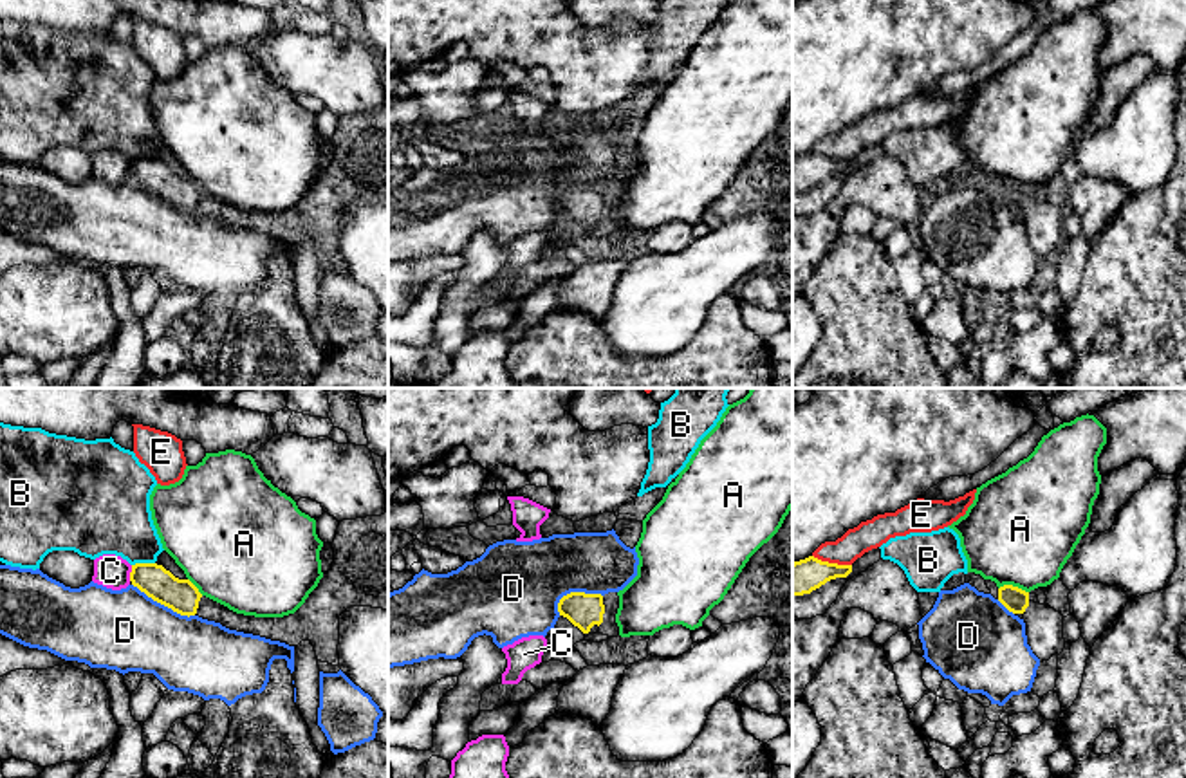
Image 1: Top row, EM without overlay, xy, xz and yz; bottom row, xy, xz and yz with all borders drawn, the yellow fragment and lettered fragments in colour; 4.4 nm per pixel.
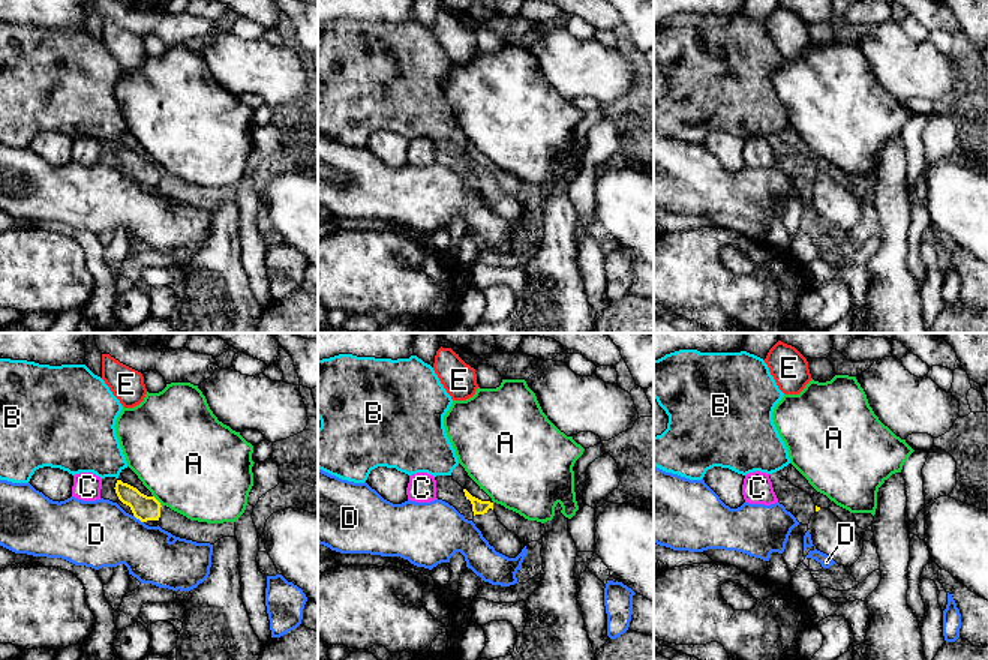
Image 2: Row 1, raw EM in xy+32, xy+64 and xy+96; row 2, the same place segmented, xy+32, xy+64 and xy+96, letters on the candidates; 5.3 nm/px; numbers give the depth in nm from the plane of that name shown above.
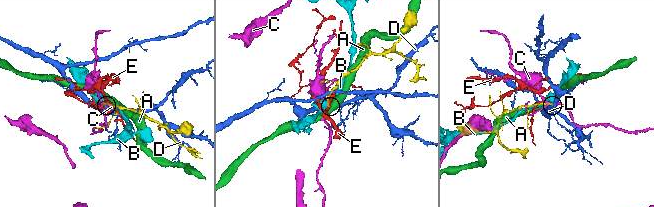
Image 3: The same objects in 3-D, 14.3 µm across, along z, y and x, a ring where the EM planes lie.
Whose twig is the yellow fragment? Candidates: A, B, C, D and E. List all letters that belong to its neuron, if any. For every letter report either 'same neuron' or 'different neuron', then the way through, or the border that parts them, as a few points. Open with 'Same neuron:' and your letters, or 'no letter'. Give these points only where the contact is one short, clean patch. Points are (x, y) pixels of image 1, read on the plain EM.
Same neuron: no letter
A: different neuron
B: different neuron
C: different neuron
D: different neuron; border xy (132, 179), (174, 206), (194, 212)
E: different neuron

